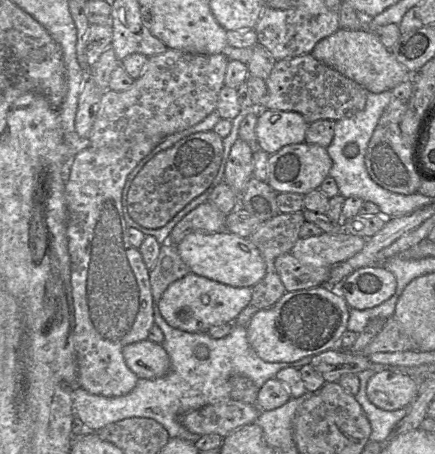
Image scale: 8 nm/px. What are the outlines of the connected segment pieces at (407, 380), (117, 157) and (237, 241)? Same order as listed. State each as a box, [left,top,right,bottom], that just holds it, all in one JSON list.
[[366,370,419,411],[65,133,163,397],[176,230,266,288]]

